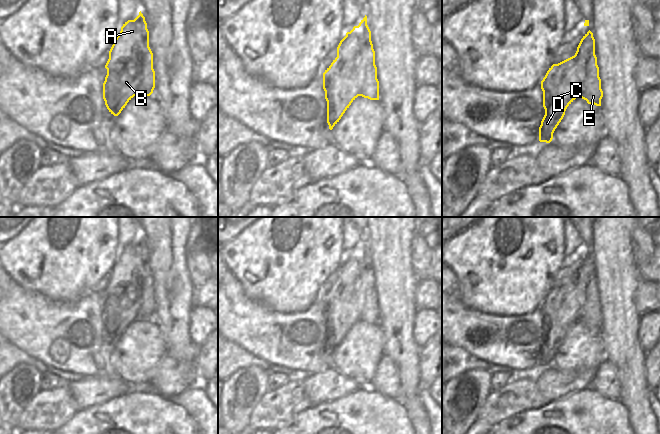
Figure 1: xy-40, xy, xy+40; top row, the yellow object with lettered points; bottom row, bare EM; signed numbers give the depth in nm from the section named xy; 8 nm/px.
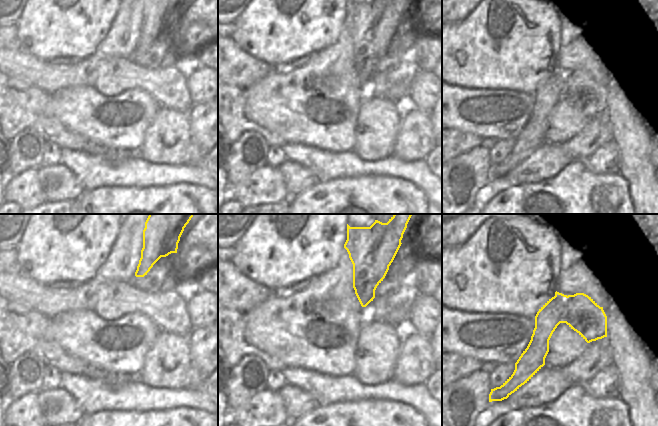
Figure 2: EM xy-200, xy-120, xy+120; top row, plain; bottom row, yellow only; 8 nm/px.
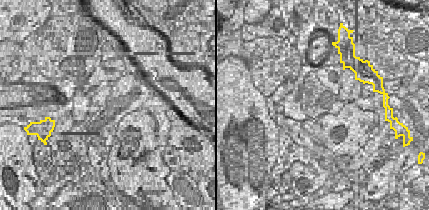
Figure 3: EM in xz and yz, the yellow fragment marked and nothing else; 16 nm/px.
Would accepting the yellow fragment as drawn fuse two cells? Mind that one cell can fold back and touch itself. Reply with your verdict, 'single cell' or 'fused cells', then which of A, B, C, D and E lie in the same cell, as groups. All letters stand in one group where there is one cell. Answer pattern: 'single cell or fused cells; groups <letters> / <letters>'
fused cells; groups A B C D / E

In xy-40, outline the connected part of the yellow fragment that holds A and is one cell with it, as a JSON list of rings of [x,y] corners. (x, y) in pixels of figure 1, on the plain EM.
[[[140,235],[134,244],[128,244],[121,251],[105,289],[107,299],[103,307],[103,323],[107,333],[114,340],[118,340],[134,320],[139,320],[139,311],[143,305],[143,277],[146,266],[149,266],[149,255],[145,241]]]

